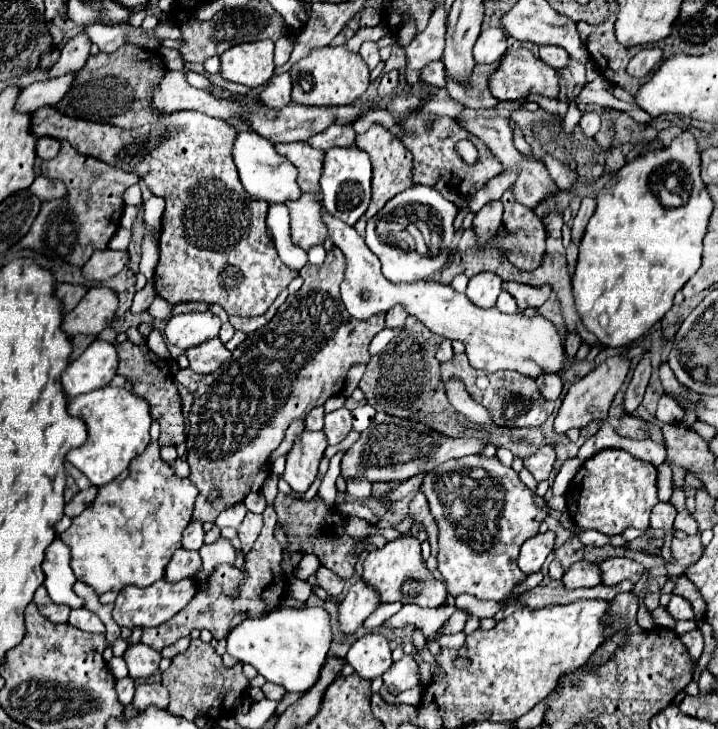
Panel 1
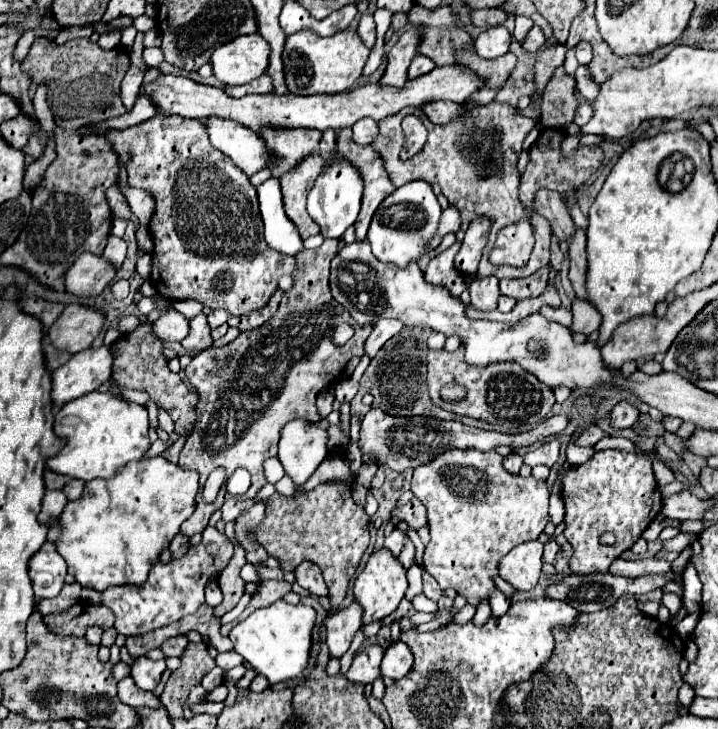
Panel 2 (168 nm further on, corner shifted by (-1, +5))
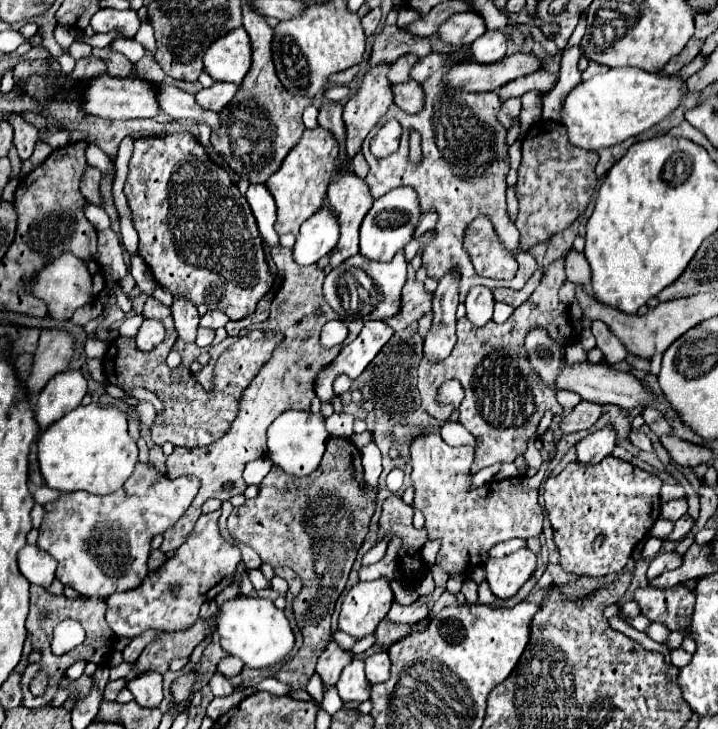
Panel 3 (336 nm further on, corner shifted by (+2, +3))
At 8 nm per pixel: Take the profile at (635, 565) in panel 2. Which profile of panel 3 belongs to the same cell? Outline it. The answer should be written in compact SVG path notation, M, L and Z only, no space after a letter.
M659 553L659 555L655 555L653 561L649 563L649 569L647 569L647 581L663 575L665 571L681 567L681 563L683 563L683 557L677 555L677 553Z

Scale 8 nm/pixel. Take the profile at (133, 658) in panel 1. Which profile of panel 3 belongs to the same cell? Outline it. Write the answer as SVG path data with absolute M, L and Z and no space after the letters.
M143 673L143 677L137 677L131 681L129 691L133 693L135 701L145 709L157 709L163 701L163 687L161 687L161 675L159 673Z

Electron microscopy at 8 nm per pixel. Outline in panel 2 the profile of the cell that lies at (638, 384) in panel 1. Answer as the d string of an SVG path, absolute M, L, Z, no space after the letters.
M620 401L618 405L612 407L610 415L612 415L612 425L618 427L618 429L624 429L624 427L634 425L634 423L638 421L638 415L640 415L640 413L638 413L638 409L636 409L632 403Z

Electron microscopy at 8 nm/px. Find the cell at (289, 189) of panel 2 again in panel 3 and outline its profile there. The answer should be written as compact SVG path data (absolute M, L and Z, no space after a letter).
M323 127L317 129L307 129L301 137L301 141L291 149L291 153L283 159L281 167L277 173L273 173L265 187L269 189L269 193L273 195L275 203L277 203L277 221L275 221L275 231L279 235L283 233L299 233L299 225L309 219L313 213L317 213L317 209L323 203L327 185L331 181L333 171L337 169L337 155L339 155L339 143L337 139L325 131Z

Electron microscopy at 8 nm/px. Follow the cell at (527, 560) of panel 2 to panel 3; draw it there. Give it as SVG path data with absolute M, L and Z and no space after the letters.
M519 549L503 559L489 559L485 563L487 583L495 597L511 599L535 571L537 557L529 549Z

